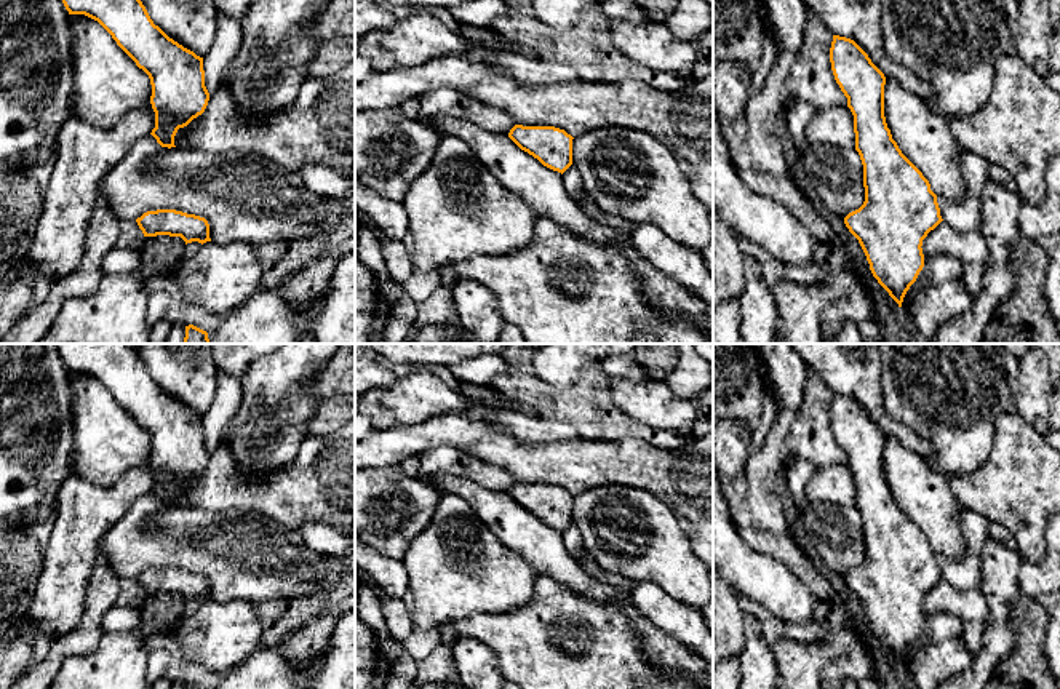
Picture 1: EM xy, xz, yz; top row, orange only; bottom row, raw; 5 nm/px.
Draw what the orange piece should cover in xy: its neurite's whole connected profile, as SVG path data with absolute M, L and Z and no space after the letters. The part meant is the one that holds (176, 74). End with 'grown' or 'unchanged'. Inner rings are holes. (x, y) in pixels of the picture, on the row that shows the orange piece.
M62 0L69 14L98 21L142 69L152 85L155 112L152 136L161 147L176 147L174 136L201 115L209 93L203 58L169 38L150 19L141 0Z; unchanged

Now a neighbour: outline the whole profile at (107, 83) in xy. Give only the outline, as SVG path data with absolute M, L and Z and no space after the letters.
M69 14L74 58L74 115L112 128L125 114L150 104L149 75L112 35L85 14Z

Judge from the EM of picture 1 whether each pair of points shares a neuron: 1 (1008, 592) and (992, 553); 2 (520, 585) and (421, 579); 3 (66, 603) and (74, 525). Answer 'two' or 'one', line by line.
1: one
2: one
3: one

